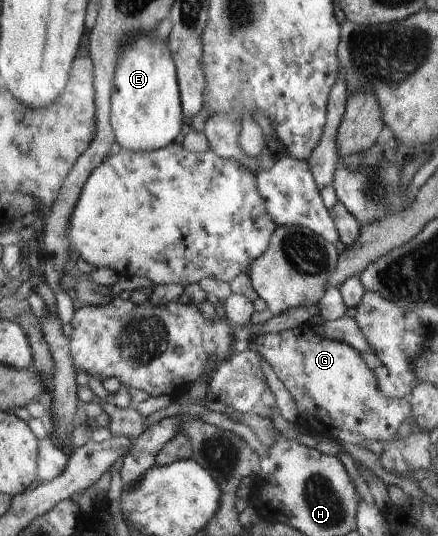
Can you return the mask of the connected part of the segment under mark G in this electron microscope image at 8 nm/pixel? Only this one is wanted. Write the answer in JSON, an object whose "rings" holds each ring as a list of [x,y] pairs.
{"rings":[[[308,324],[280,333],[262,333],[253,340],[256,352],[268,361],[276,377],[292,395],[298,409],[296,423],[306,427],[308,433],[318,438],[328,438],[333,443],[353,443],[366,449],[372,441],[392,440],[404,421],[408,421],[413,429],[422,430],[414,421],[409,400],[386,397],[377,382],[376,372],[366,367],[360,352],[350,344],[322,337],[320,333],[314,333]]]}

